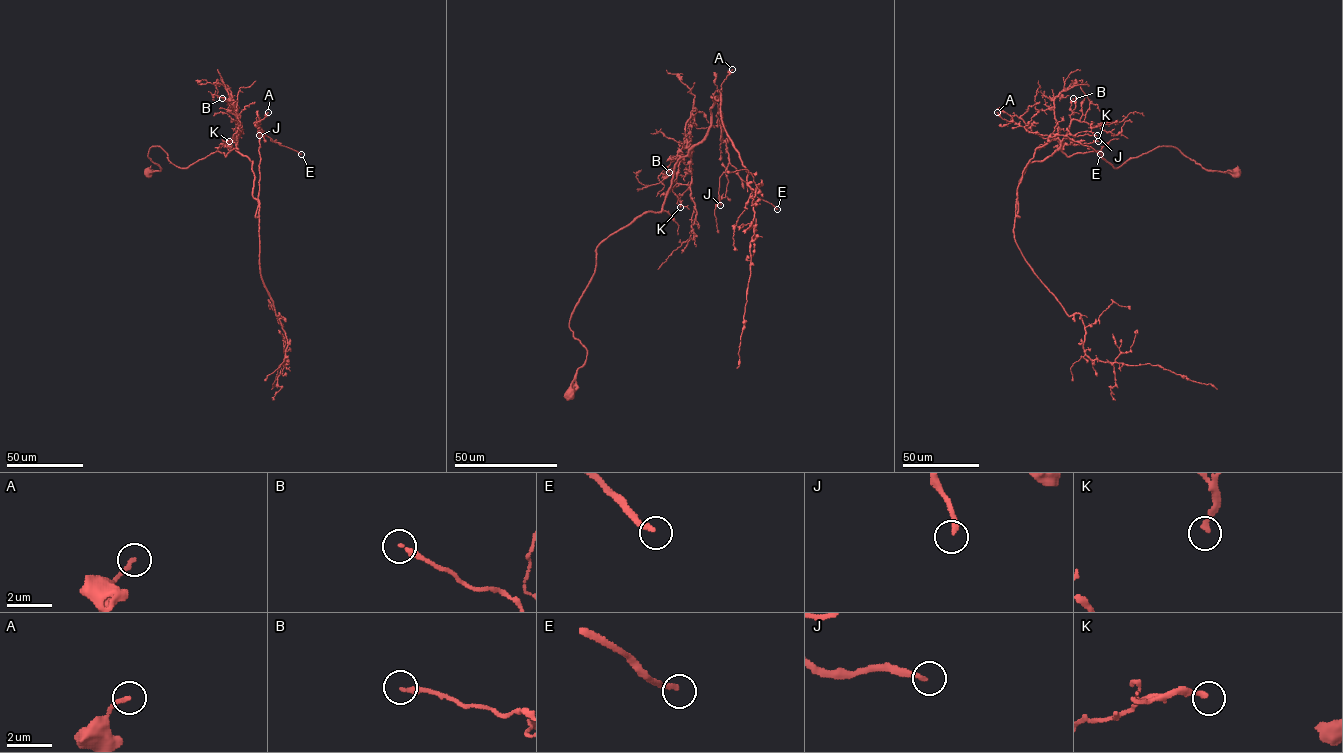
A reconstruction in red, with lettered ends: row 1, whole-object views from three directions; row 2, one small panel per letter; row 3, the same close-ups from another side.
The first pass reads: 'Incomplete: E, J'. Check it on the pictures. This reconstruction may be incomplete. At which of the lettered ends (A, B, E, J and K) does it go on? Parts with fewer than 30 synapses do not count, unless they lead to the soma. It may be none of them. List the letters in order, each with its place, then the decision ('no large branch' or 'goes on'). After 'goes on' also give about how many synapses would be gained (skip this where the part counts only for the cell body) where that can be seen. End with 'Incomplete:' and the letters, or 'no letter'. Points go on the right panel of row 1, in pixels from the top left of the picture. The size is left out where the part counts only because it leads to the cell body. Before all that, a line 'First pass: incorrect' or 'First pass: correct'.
First pass: correct
A: at (997, 112); no large branch
B: at (1073, 98); no large branch
E: at (1100, 154); goes on; about 50 synapses
J: at (1097, 135); goes on; about 70 synapses
K: at (1098, 141); no large branch
Incomplete: E, J

